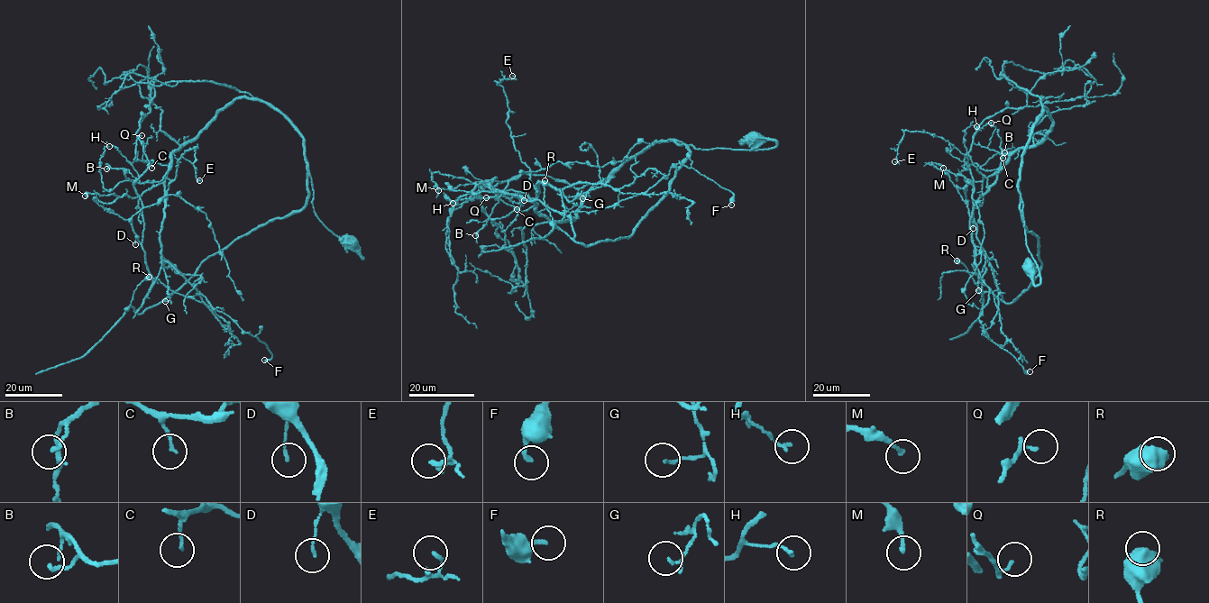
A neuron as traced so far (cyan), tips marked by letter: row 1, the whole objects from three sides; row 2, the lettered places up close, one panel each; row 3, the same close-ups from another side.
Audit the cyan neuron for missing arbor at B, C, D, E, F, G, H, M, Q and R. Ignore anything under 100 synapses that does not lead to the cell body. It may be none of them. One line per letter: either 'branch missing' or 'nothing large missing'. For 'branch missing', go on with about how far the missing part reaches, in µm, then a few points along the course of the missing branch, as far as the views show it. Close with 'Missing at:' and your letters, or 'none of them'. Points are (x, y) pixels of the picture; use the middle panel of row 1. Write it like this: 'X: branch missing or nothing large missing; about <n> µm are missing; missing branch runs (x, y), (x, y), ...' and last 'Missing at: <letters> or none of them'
B: nothing large missing
C: nothing large missing
D: nothing large missing
E: nothing large missing
F: nothing large missing
G: nothing large missing
H: nothing large missing
M: nothing large missing
Q: nothing large missing
R: nothing large missing
Missing at: none of them

